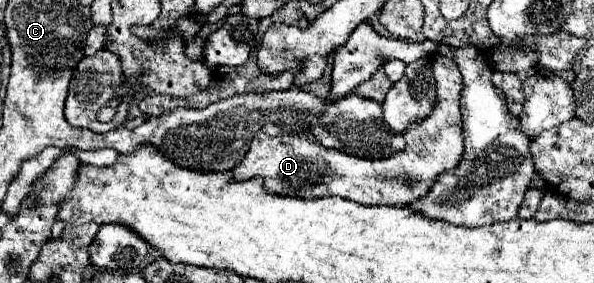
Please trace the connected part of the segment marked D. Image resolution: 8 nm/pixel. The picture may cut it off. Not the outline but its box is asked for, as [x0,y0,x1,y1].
[233,55,463,207]

